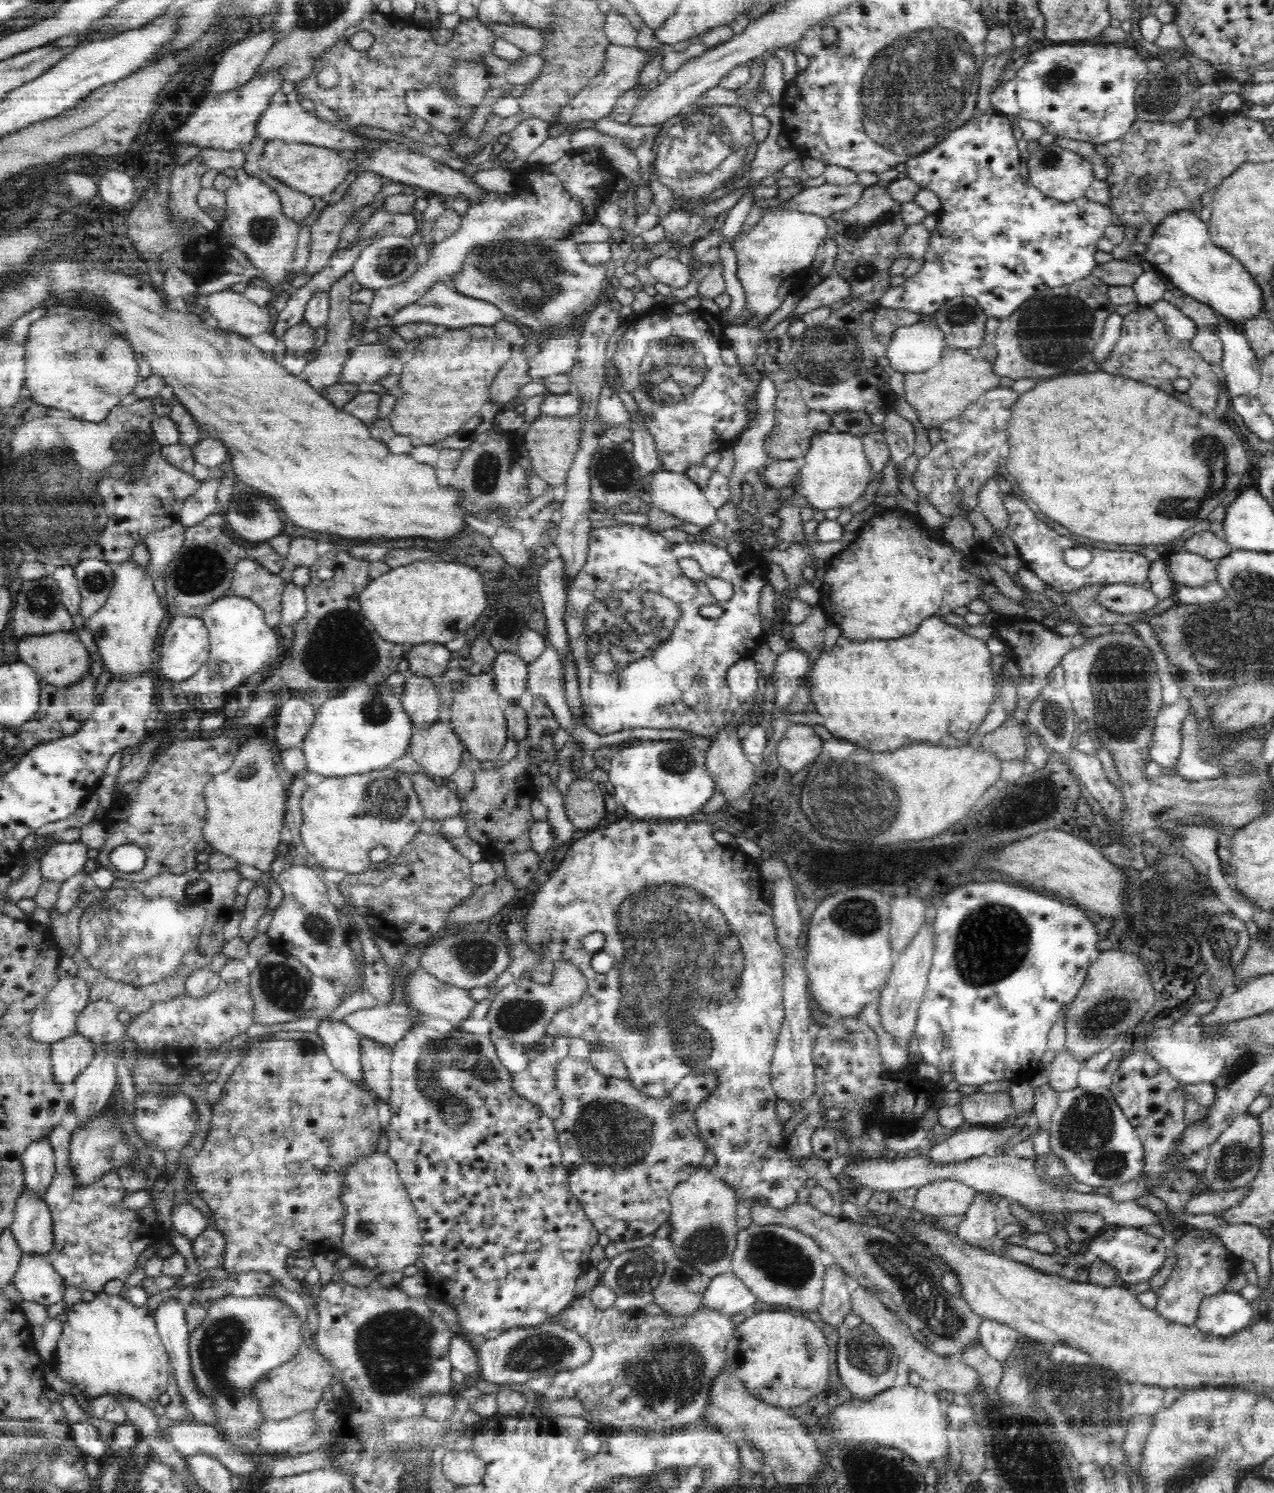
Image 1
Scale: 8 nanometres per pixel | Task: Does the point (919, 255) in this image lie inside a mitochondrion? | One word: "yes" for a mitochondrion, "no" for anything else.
no

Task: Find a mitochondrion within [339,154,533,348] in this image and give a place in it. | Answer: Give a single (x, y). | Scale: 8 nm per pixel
(391, 262)

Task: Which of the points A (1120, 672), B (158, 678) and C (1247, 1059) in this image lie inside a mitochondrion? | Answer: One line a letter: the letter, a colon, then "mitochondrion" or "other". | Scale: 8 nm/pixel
A: mitochondrion
B: other
C: mitochondrion

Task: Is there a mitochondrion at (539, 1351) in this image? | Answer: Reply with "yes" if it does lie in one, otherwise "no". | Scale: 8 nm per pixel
yes

